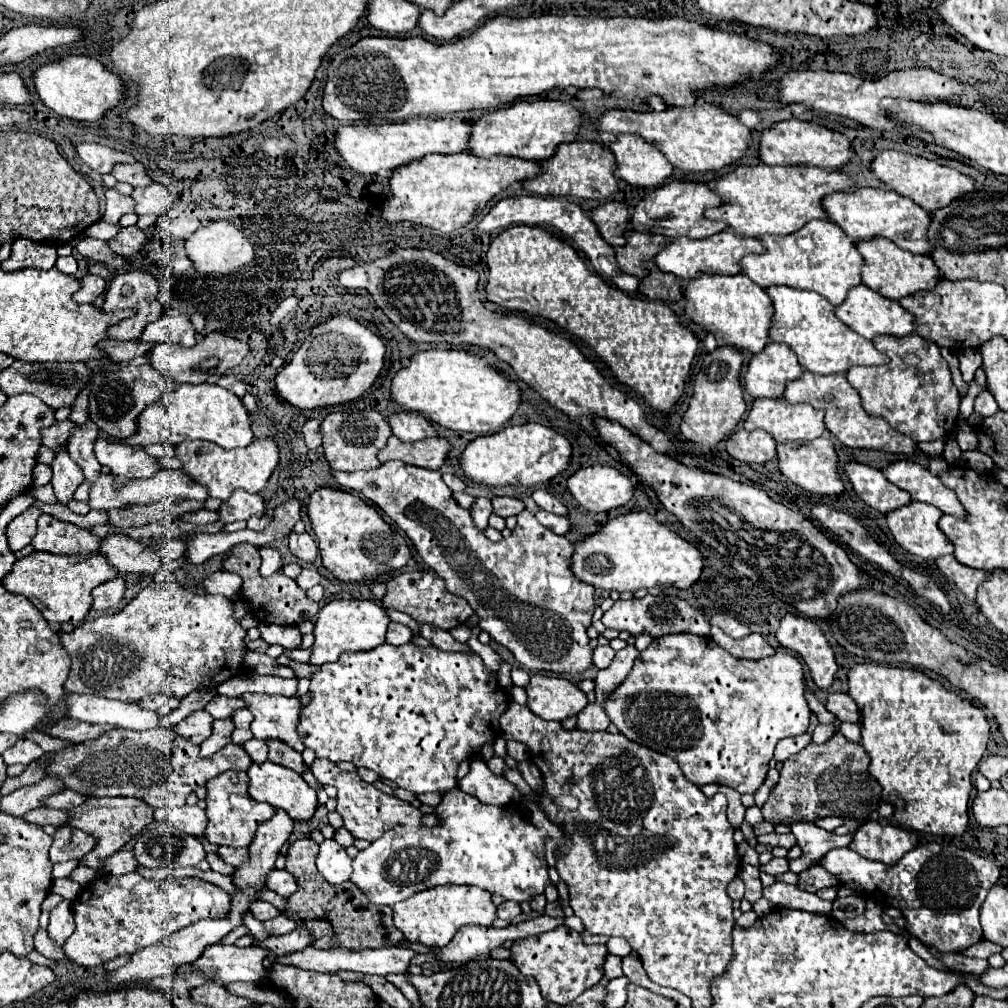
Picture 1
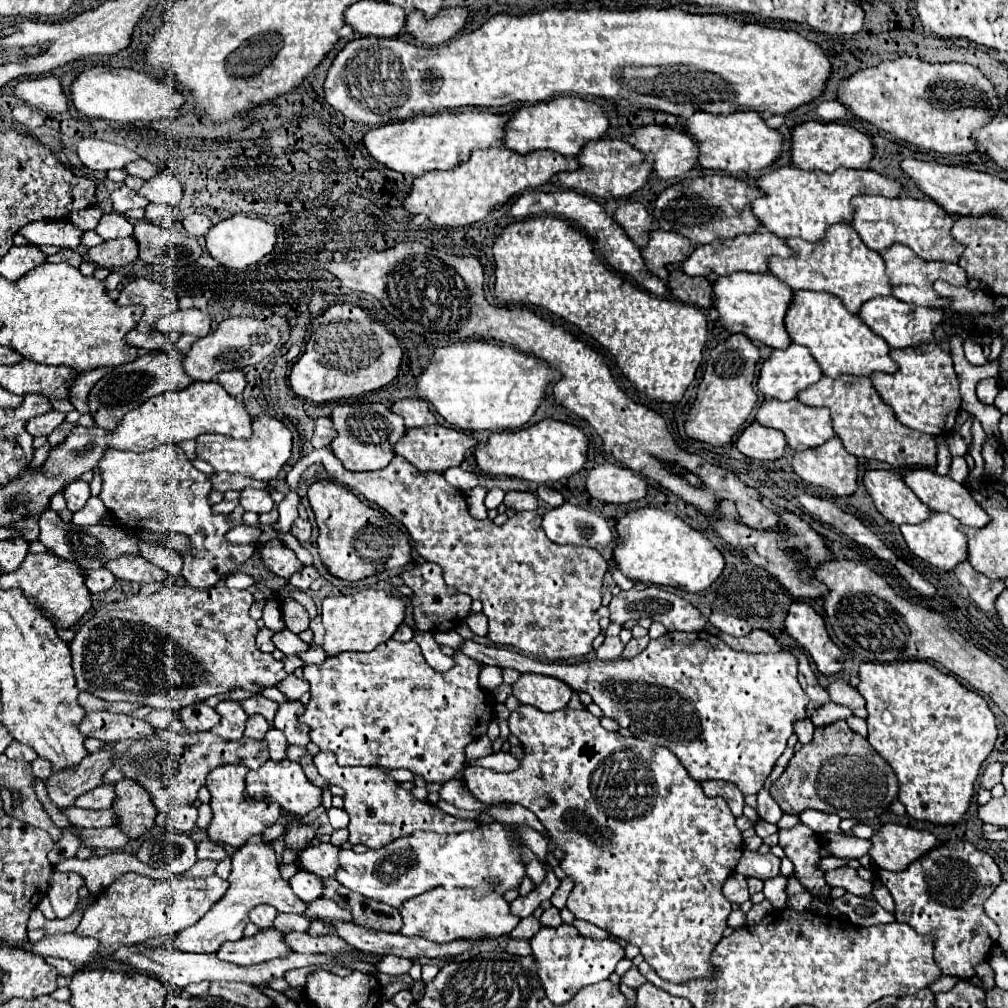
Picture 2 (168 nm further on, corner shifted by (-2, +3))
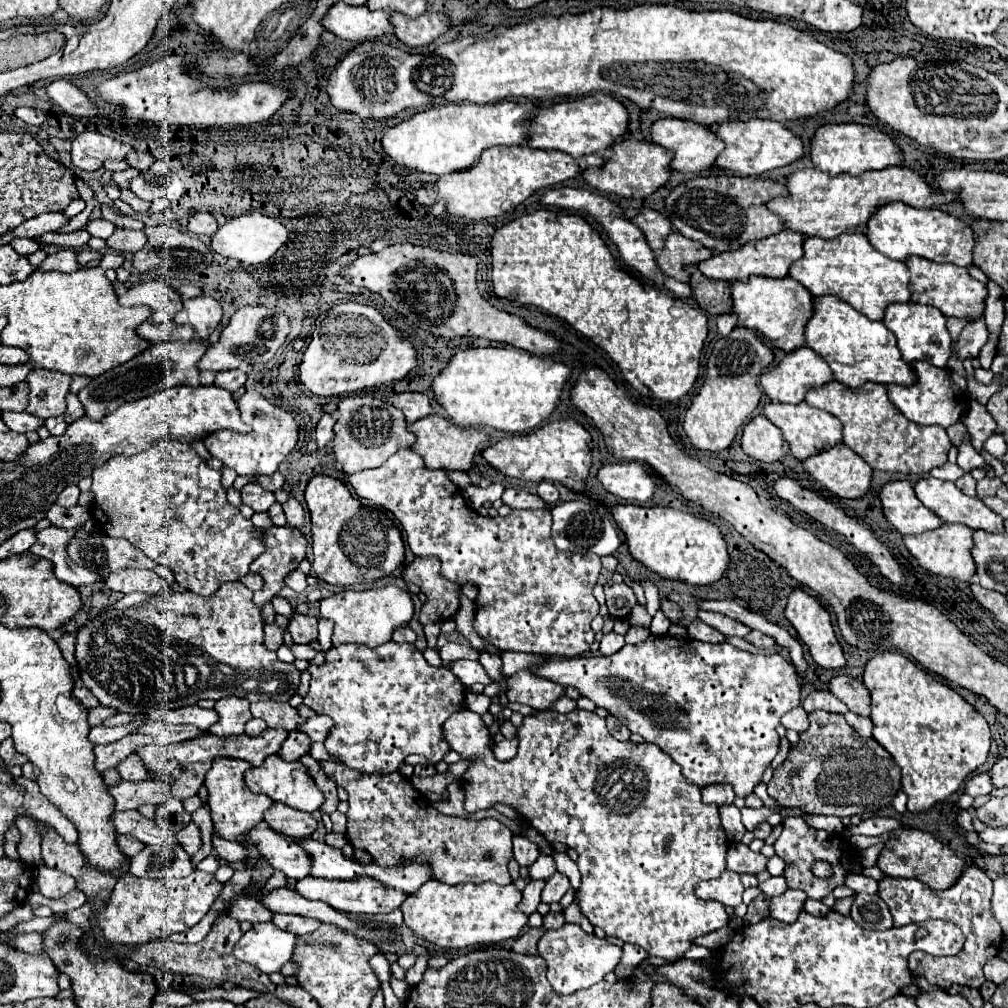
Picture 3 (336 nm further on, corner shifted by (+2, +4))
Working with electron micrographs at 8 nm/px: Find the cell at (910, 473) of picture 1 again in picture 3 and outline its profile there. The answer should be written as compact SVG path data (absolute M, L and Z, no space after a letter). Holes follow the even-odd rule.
M923 478L915 484L915 492L917 492L917 498L929 510L933 510L943 522L965 524L973 530L985 530L985 532L993 532L993 534L1005 532L1005 520L999 514L995 514L991 508L987 508L979 498L965 496L953 482L945 482L945 480L937 480L937 478Z

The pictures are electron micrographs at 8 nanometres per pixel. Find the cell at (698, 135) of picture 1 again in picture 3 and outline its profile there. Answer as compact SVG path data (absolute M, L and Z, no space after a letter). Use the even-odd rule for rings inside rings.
M753 118L749 122L723 122L717 128L717 136L725 142L725 150L717 158L721 170L731 170L739 176L759 176L767 170L775 170L799 160L805 152L801 138L787 130L781 122Z

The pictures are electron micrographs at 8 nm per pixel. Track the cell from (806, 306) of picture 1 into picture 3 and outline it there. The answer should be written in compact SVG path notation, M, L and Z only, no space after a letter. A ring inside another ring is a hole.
M837 296L815 298L815 314L805 328L805 344L823 356L831 366L835 380L849 388L859 388L865 382L901 386L917 382L913 368L901 358L895 334L883 322L869 320Z

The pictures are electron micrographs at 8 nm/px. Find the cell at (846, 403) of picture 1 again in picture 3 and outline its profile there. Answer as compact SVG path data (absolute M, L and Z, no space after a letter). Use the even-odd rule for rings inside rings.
M829 382L809 390L805 402L837 416L843 422L843 442L873 470L925 474L931 468L943 466L947 462L951 448L947 432L939 426L919 426L907 420L887 398L887 388L883 384L865 384L865 388L853 390L845 384Z

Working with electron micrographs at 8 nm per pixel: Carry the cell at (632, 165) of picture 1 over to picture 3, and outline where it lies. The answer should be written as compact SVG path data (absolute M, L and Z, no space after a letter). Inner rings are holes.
M663 118L659 122L653 124L651 128L651 140L655 144L661 144L669 150L673 150L673 170L683 172L683 174L699 174L703 170L709 170L717 156L721 154L721 150L725 148L723 140L717 140L717 134L709 128L709 126L701 126L697 122L691 120L677 120L677 118Z

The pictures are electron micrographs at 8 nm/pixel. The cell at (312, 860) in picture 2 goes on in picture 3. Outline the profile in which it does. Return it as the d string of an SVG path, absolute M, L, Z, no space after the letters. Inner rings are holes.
M267 822L255 824L255 828L251 828L247 836L243 836L241 844L255 846L261 858L265 858L271 868L281 870L287 878L301 880L311 870L311 858L303 852L303 848L269 828Z

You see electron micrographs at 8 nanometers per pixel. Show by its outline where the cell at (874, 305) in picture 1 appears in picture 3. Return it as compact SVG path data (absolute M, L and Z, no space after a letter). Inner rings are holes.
M917 302L905 304L889 304L885 310L885 326L897 336L897 346L903 354L905 362L919 362L927 360L937 368L947 368L947 362L953 354L951 350L951 336L947 330L947 318L933 306L923 306Z

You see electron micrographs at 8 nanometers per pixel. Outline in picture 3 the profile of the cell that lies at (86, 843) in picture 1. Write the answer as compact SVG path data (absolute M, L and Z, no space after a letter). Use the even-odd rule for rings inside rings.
M119 836L119 848L127 854L127 856L135 856L137 852L141 852L143 850L143 842L139 842L139 840L135 840L133 836Z

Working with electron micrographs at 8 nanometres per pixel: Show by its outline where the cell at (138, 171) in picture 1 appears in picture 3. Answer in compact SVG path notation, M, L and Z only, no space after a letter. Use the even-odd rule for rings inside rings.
M133 150L131 154L127 154L125 160L129 162L131 168L137 168L137 170L147 170L155 162L155 158L151 154L145 154L145 152L139 152L139 150Z

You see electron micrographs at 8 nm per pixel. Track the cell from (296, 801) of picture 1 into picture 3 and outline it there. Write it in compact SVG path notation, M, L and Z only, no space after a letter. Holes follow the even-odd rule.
M279 754L269 756L263 766L259 768L249 768L245 772L245 782L249 786L251 792L255 794L267 794L269 798L273 798L275 802L287 804L289 808L295 810L303 810L303 812L315 812L321 808L323 804L323 794L321 790L315 786L313 778L309 776L307 768L301 762L285 762Z

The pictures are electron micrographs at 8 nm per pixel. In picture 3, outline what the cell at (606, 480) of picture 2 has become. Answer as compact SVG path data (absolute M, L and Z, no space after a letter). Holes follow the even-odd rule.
M639 462L605 464L597 478L607 492L629 502L647 502L657 488L645 466Z

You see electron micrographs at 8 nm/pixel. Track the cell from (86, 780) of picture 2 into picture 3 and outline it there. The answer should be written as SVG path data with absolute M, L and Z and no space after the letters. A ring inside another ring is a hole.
M131 734L131 736L125 736L113 744L105 744L105 746L95 746L95 768L99 772L105 772L107 768L115 768L119 766L119 762L123 758L127 758L131 752L135 752L137 748L141 746L147 746L147 744L153 744L155 738L153 736L141 736L141 734Z

